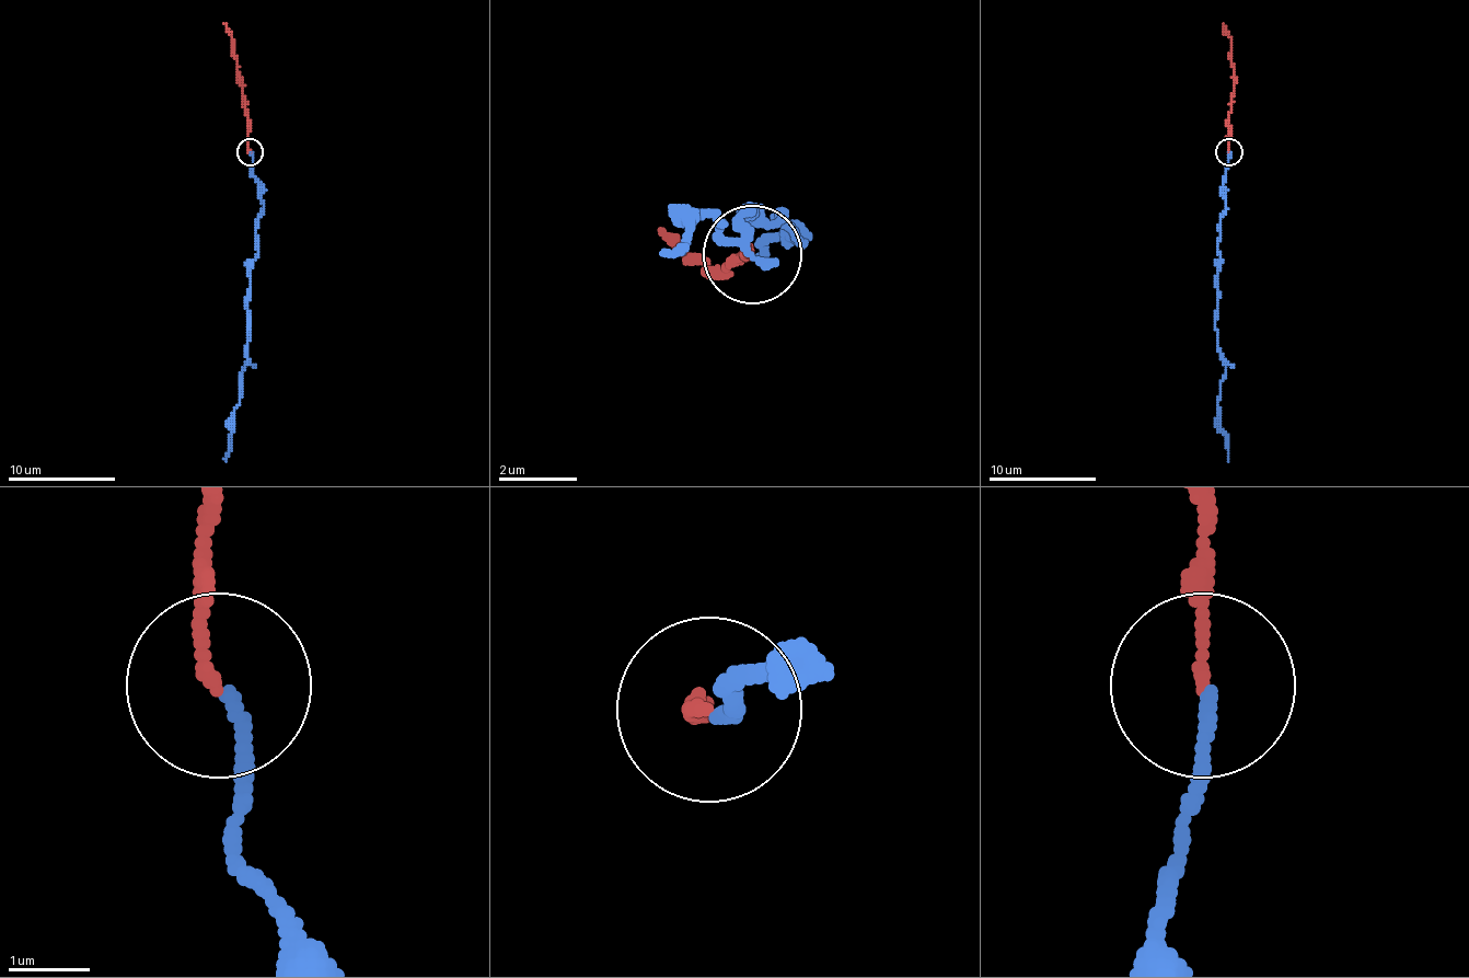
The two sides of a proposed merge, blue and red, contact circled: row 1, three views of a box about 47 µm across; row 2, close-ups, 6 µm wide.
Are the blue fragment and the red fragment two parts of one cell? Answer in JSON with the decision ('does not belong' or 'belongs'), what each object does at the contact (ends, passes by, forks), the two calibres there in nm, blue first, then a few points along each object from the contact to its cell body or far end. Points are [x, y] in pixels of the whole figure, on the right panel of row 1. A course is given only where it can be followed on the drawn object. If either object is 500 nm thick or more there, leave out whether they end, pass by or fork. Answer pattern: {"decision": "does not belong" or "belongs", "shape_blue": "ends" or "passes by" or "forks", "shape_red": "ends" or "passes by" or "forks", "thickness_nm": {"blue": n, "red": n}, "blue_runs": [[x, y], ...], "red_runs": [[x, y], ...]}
{"decision": "belongs", "shape_blue": "ends", "shape_red": "ends", "thickness_nm": {"blue": 150, "red": 130}, "blue_runs": [[1228, 152], [1223, 198], [1226, 206], [1217, 254], [1215, 330], [1226, 372], [1217, 405], [1228, 461]], "red_runs": [[1228, 152], [1234, 77], [1230, 39], [1223, 23]]}

